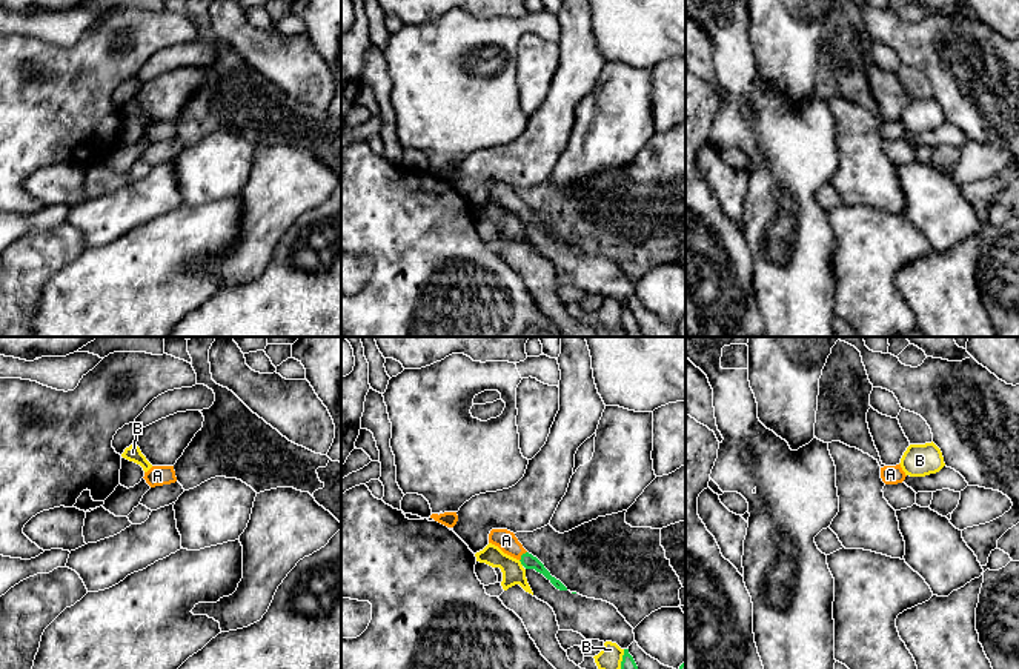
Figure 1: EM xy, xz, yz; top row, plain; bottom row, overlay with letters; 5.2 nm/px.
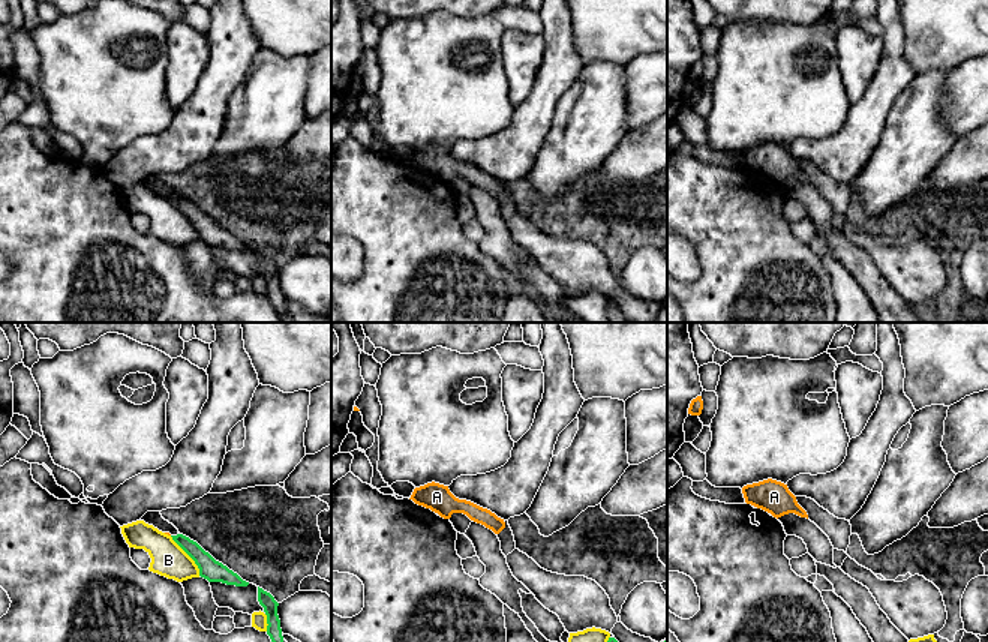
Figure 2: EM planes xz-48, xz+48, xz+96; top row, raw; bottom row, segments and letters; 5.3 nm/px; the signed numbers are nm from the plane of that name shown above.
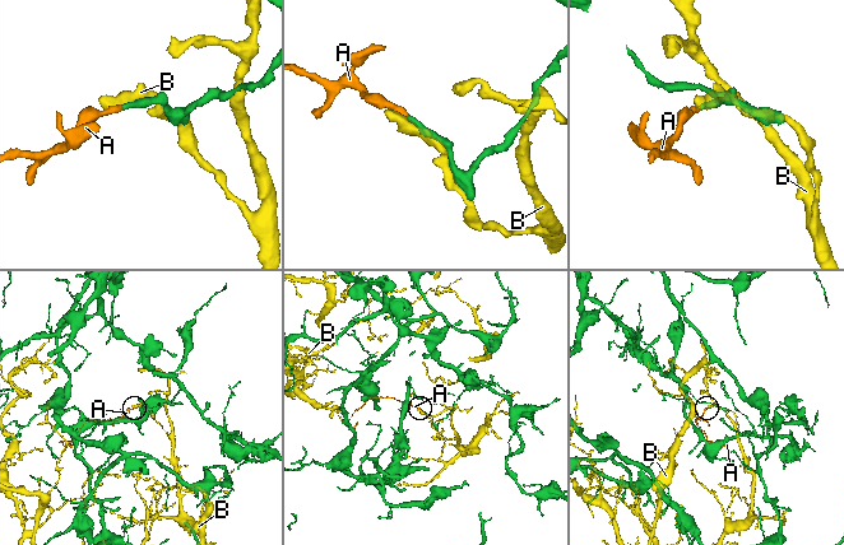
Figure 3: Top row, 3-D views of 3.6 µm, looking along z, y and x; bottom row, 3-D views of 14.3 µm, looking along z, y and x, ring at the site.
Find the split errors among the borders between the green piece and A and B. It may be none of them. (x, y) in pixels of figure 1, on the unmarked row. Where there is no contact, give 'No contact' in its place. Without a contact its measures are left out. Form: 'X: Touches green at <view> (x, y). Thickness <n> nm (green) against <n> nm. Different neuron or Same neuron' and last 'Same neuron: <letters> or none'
A: Touches green at xz (521, 211). Thickness 80 nm (green) against 110 nm. Same neuron
B: Touches green at xz (521, 219). Thickness 80 nm (green) against 120 nm. Different neuron
Same neuron: A

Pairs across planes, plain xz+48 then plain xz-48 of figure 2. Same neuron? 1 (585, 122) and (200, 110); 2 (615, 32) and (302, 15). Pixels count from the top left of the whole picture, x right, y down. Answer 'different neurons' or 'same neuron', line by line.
1: different neurons
2: same neuron

